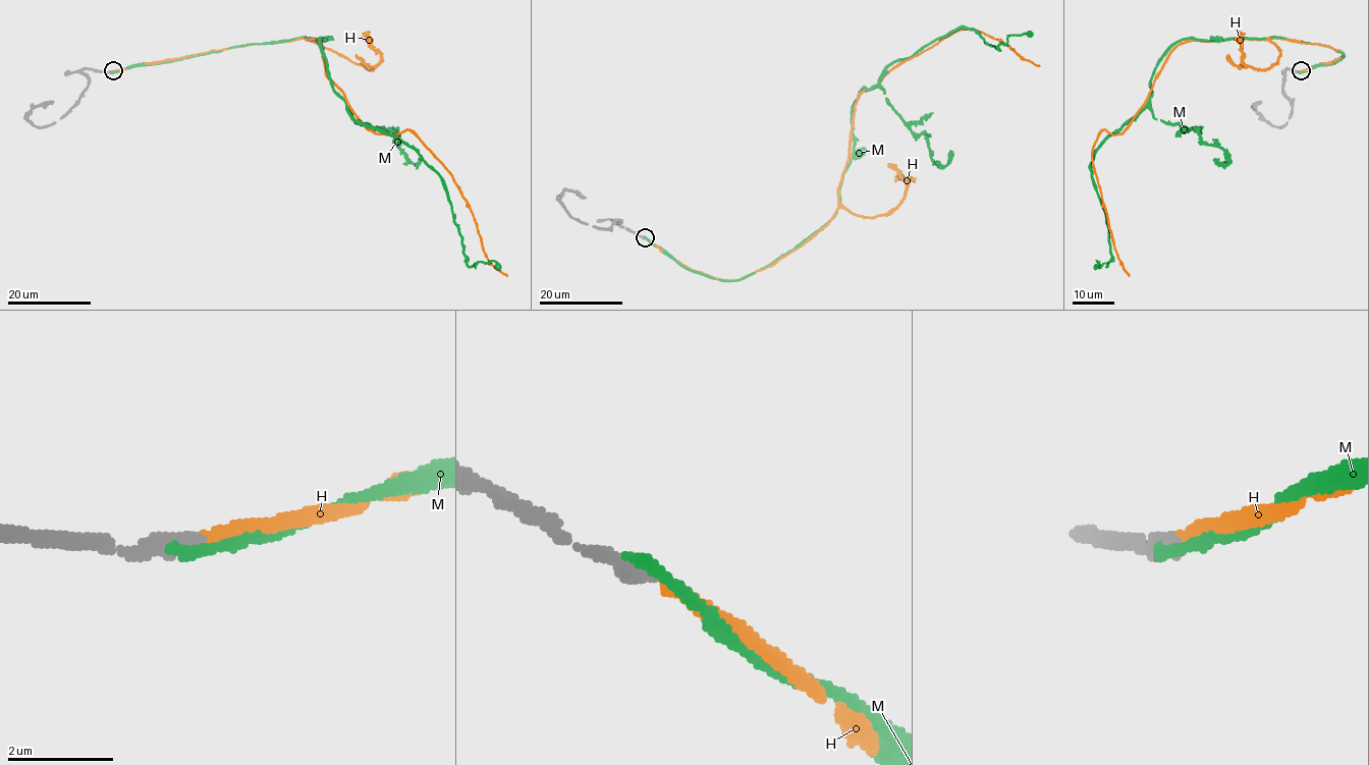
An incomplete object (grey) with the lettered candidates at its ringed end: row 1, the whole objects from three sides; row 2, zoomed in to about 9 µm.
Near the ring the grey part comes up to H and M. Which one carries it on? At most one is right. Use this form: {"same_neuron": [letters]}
{"same_neuron": ["H"]}

